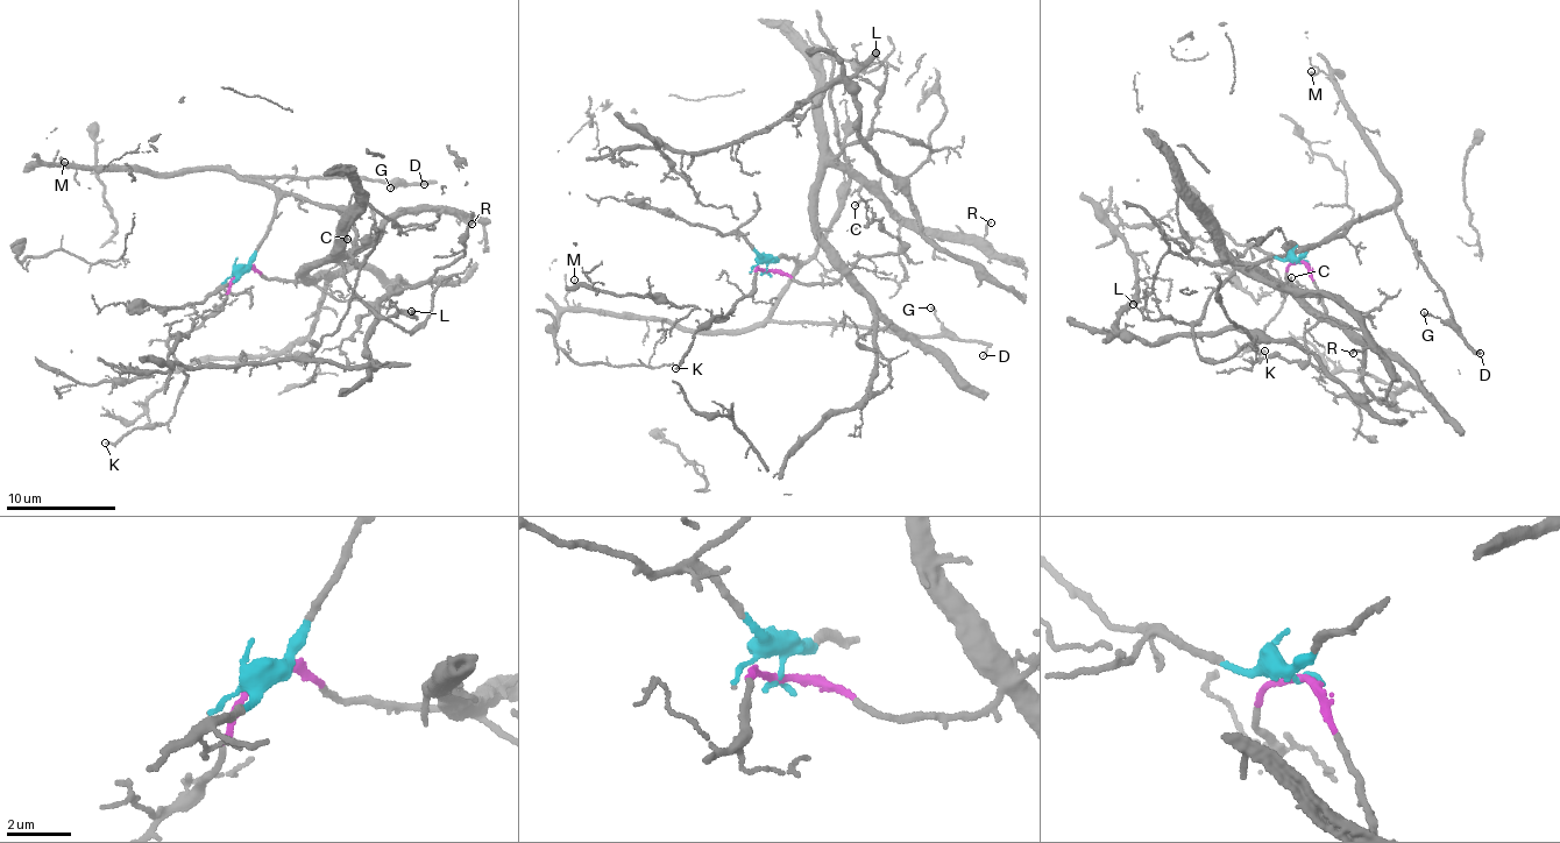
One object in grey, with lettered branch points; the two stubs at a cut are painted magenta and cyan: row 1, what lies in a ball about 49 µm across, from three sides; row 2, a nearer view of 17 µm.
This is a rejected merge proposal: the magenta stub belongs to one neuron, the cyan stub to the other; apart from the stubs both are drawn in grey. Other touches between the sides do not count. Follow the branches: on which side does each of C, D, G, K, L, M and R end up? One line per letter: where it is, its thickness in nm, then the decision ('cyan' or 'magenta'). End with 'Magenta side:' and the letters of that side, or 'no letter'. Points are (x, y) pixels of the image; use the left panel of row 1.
C: place (347, 239); calibre 120 nm; magenta
D: place (424, 184); calibre 130 nm; cyan
G: place (390, 188); calibre 140 nm; cyan
K: place (105, 443); calibre 160 nm; magenta
L: place (411, 311); calibre 60 nm; magenta
M: place (64, 162); calibre 120 nm; cyan
R: place (472, 224); calibre 160 nm; magenta
Magenta side: C, K, L, R

